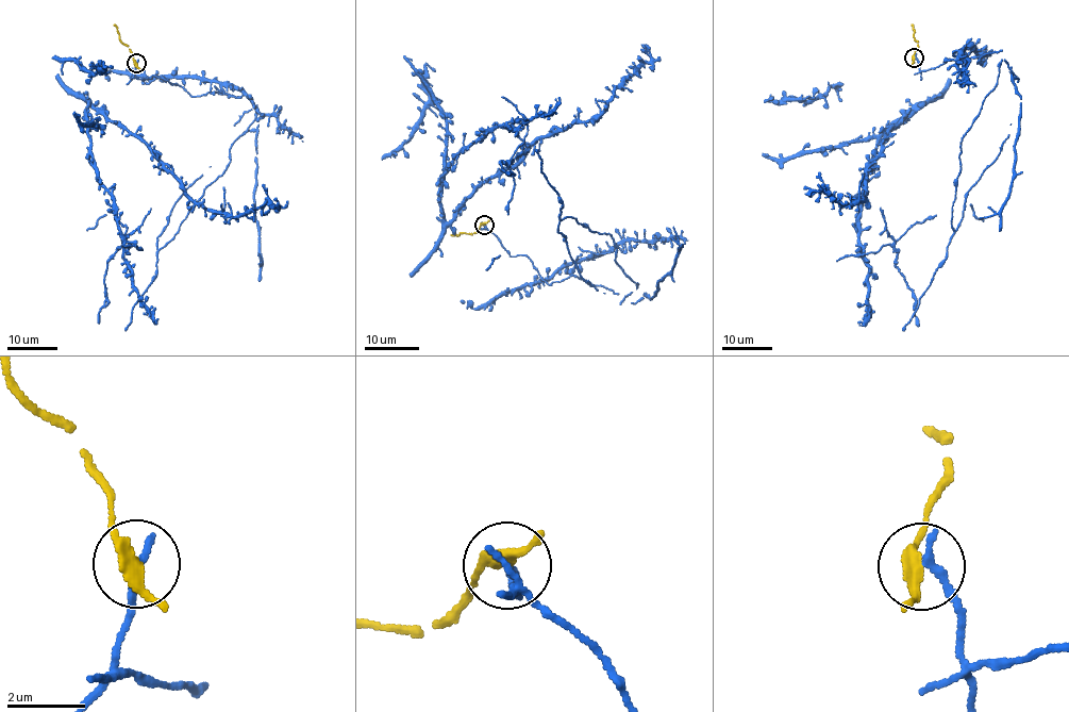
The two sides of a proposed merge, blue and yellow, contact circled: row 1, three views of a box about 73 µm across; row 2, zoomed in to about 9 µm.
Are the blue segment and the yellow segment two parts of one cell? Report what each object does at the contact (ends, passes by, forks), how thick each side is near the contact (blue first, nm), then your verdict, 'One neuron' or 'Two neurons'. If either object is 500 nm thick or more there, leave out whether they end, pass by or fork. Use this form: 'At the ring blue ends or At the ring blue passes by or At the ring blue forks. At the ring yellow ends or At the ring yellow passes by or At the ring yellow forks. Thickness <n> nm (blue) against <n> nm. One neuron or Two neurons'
At the ring blue ends. At the ring yellow passes by. Thickness 240 nm (blue) against 320 nm. Two neurons

